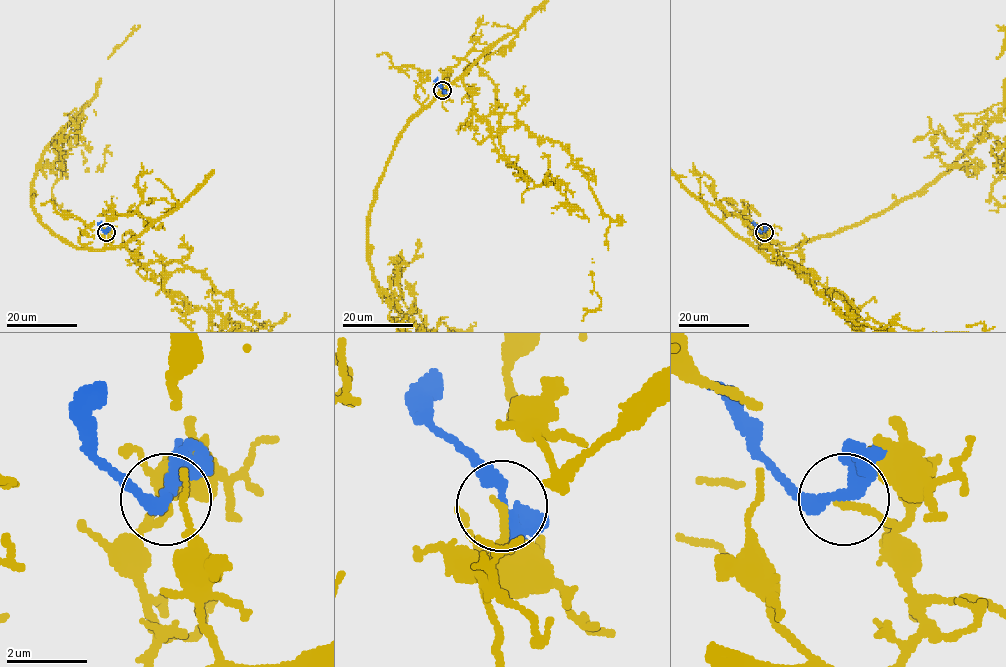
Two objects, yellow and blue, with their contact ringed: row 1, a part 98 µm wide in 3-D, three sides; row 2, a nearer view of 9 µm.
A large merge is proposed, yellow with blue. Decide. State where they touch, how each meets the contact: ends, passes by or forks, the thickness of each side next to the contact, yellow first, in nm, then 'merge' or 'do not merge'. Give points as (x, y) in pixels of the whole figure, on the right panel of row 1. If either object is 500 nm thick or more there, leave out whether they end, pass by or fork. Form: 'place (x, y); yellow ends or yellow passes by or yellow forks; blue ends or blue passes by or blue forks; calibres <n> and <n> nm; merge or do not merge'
place (764, 232); yellow ends; blue passes by; calibres 190 and 320 nm; do not merge

